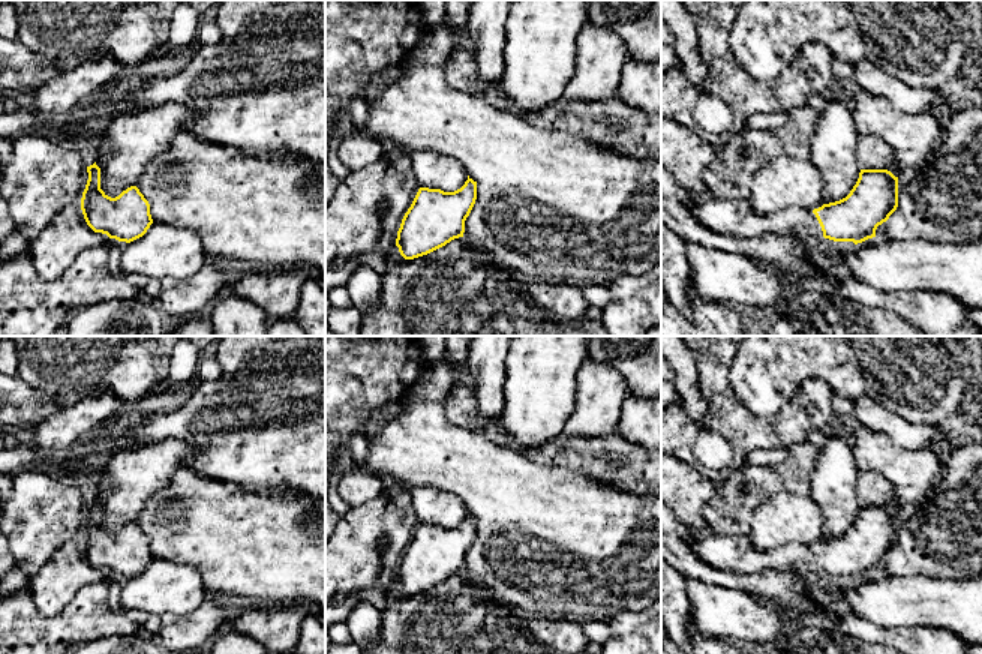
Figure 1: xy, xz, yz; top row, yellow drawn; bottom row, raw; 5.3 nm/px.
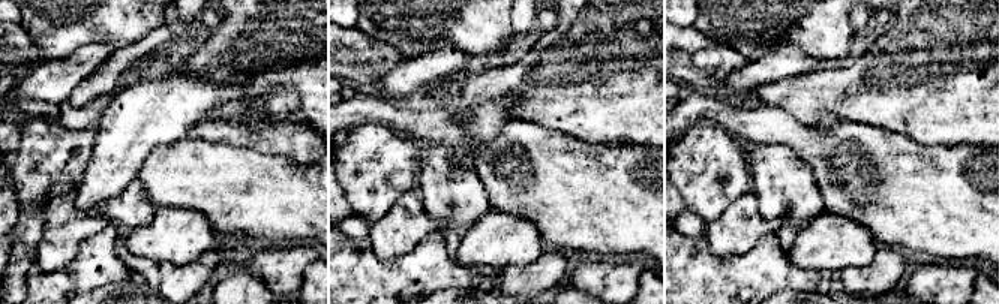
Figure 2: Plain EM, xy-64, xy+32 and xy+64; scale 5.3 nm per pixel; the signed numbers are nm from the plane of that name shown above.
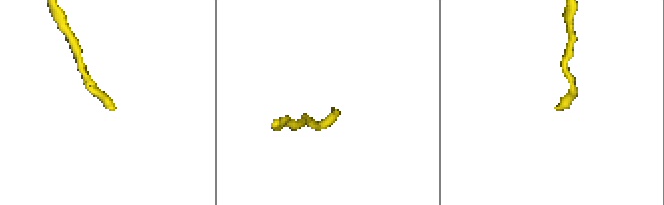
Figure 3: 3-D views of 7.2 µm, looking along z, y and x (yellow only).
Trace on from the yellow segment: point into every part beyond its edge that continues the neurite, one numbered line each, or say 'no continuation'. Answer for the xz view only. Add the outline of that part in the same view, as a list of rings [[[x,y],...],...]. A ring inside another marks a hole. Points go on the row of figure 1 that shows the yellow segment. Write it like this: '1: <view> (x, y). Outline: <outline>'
no continuation

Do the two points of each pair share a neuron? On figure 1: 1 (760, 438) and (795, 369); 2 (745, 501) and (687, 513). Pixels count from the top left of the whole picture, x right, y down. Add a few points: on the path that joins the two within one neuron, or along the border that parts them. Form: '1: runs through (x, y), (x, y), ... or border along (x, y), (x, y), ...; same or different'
1: border along (796, 389), (772, 414), (753, 414), (739, 404); different
2: border along (715, 485), (712, 498), (703, 507), (706, 530); different

